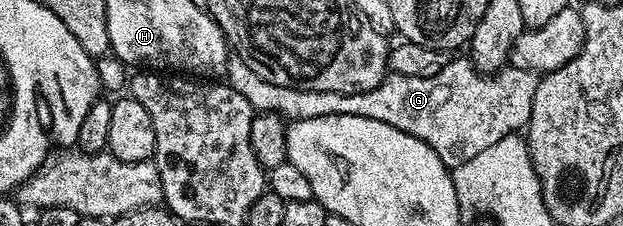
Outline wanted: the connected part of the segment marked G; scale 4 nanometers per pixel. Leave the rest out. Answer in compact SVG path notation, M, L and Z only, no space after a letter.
M237 58L231 59L227 64L224 76L230 87L236 90L236 94L244 94L244 98L248 98L255 113L275 112L277 116L290 122L304 118L339 116L340 114L376 118L376 122L388 122L388 126L396 126L396 130L400 130L404 134L412 134L416 138L428 142L428 146L432 146L432 150L436 150L436 154L440 154L440 162L444 162L451 170L468 162L468 158L476 158L476 154L488 150L488 146L500 142L500 138L508 138L521 133L529 125L532 114L532 98L536 98L536 86L540 79L537 72L520 70L513 66L499 68L493 74L483 74L475 68L469 58L462 58L462 60L451 58L448 66L444 66L444 70L440 70L440 74L431 76L412 78L411 76L390 74L380 86L376 86L376 90L368 90L360 94L336 94L320 90L296 90L295 88L276 86L272 82L264 82L264 78L260 78L260 74L255 74L249 66L244 66L244 62Z

